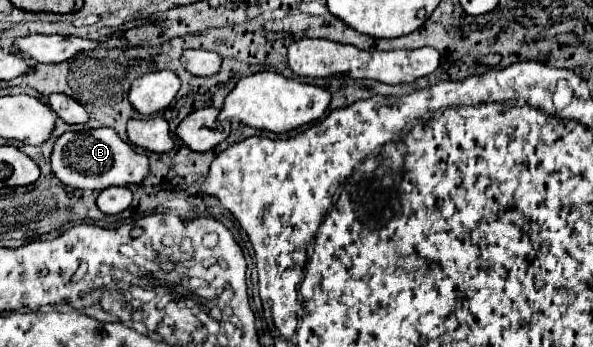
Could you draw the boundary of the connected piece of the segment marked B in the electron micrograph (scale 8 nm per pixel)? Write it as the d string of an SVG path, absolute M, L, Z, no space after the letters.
M114 128L66 132L58 138L52 152L52 170L56 178L80 190L104 190L108 186L128 186L140 184L150 174L150 160L138 154L130 144L126 144Z

